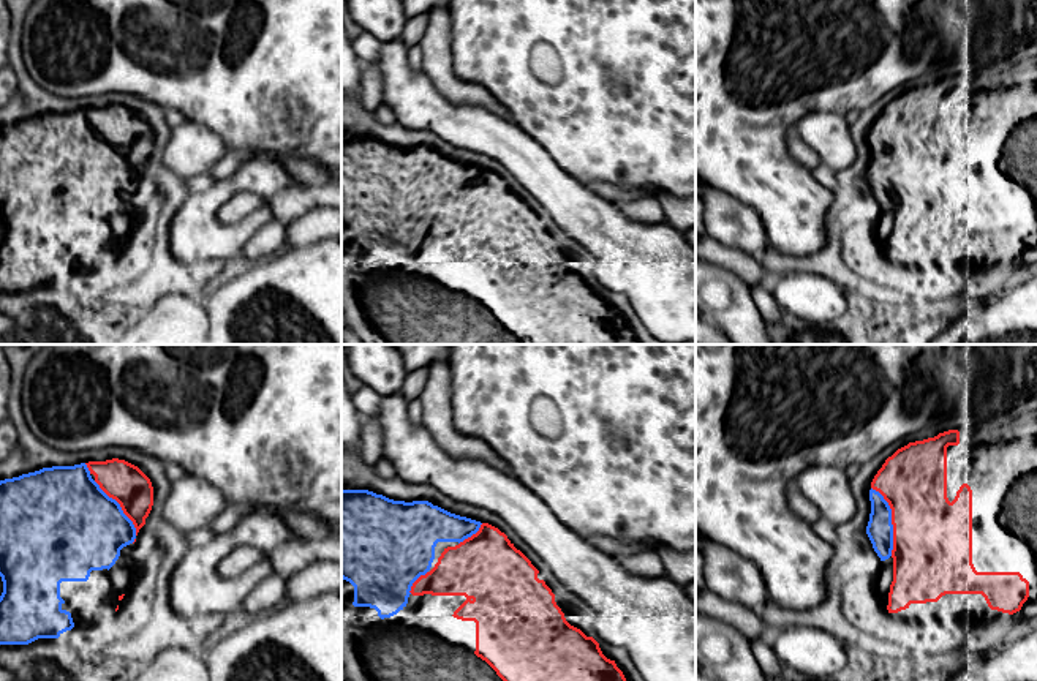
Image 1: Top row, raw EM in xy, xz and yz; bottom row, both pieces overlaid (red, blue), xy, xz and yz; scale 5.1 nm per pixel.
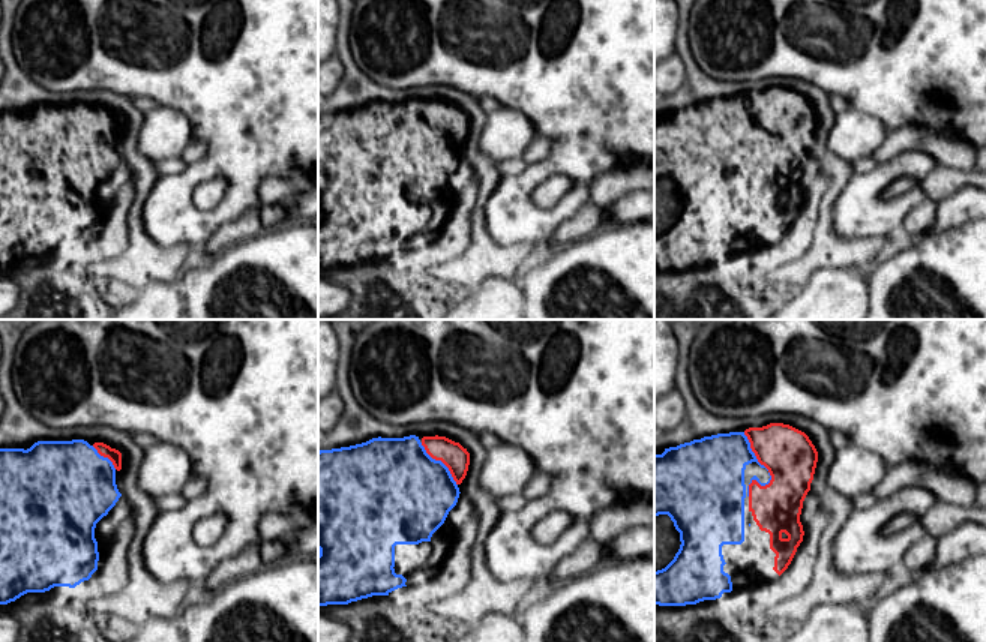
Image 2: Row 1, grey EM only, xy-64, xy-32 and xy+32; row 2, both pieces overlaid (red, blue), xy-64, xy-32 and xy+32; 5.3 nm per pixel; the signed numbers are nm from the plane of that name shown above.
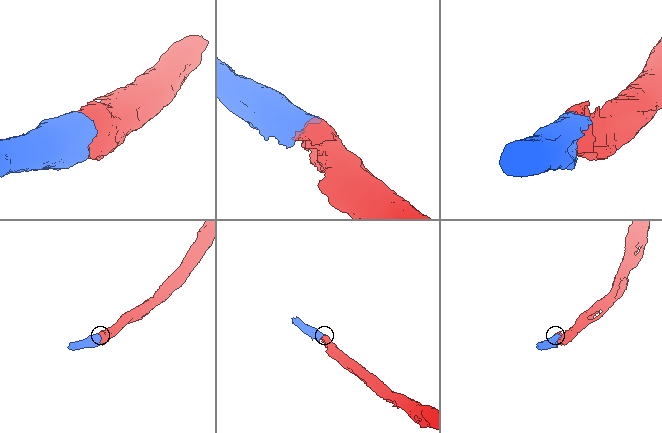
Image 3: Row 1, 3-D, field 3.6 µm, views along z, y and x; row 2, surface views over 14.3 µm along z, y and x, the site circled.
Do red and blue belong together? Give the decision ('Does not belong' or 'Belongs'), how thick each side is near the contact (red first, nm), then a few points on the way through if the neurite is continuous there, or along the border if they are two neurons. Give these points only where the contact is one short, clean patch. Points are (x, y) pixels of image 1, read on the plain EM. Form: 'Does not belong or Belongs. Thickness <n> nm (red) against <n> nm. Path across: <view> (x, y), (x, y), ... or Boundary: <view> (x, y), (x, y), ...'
Belongs. Thickness 400 nm (red) against 140 nm

